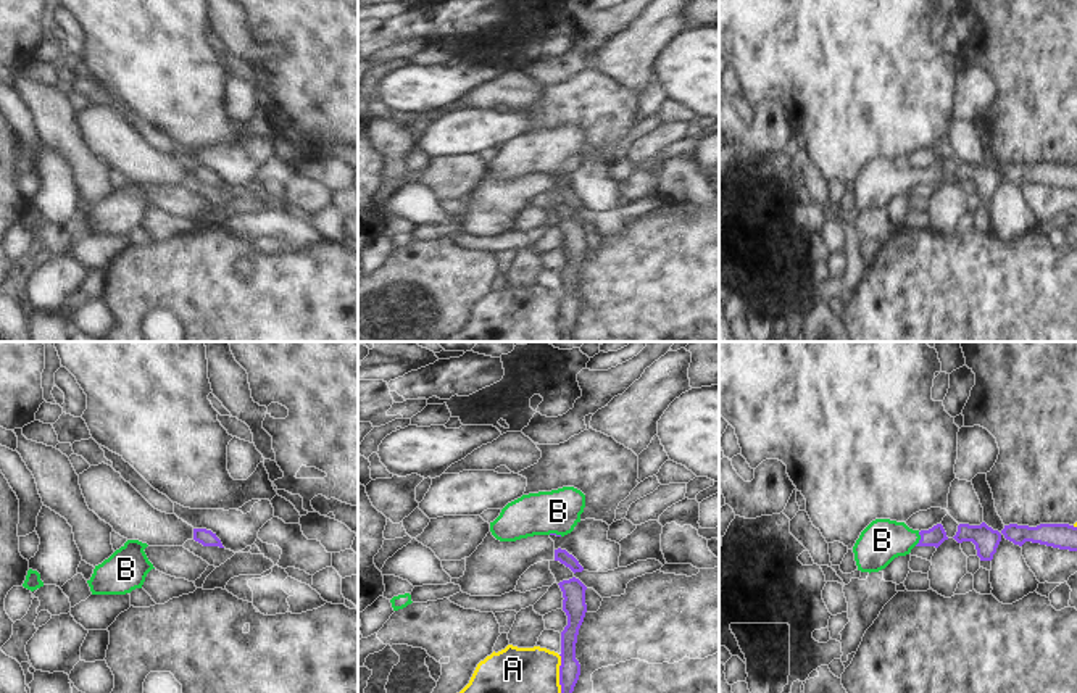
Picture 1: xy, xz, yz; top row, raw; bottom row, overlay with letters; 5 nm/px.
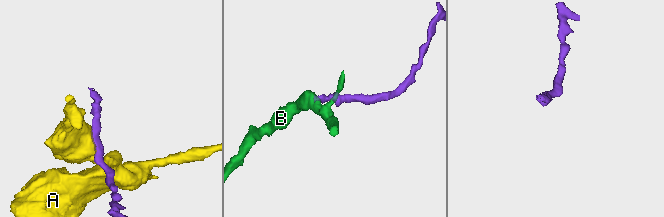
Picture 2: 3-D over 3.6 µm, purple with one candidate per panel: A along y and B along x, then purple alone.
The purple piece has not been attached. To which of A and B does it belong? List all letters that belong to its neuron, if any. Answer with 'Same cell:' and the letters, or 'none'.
Same cell: B

